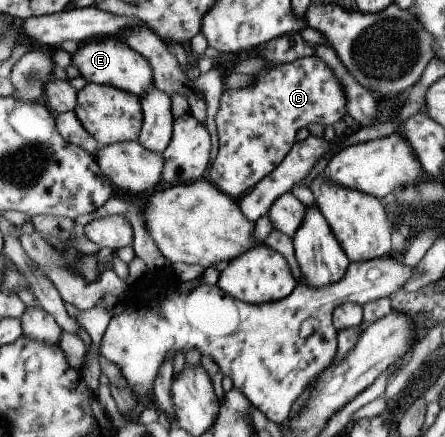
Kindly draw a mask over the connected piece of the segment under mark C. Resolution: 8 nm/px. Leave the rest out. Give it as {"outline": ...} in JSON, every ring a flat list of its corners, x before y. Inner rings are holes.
{"outline":[[315,55,262,70,250,87,224,90,220,96,218,113,211,119,211,125,217,128,218,154,207,169,207,178,238,201,282,163,302,127,312,123,330,127,346,113,342,83,334,79,332,69]]}

